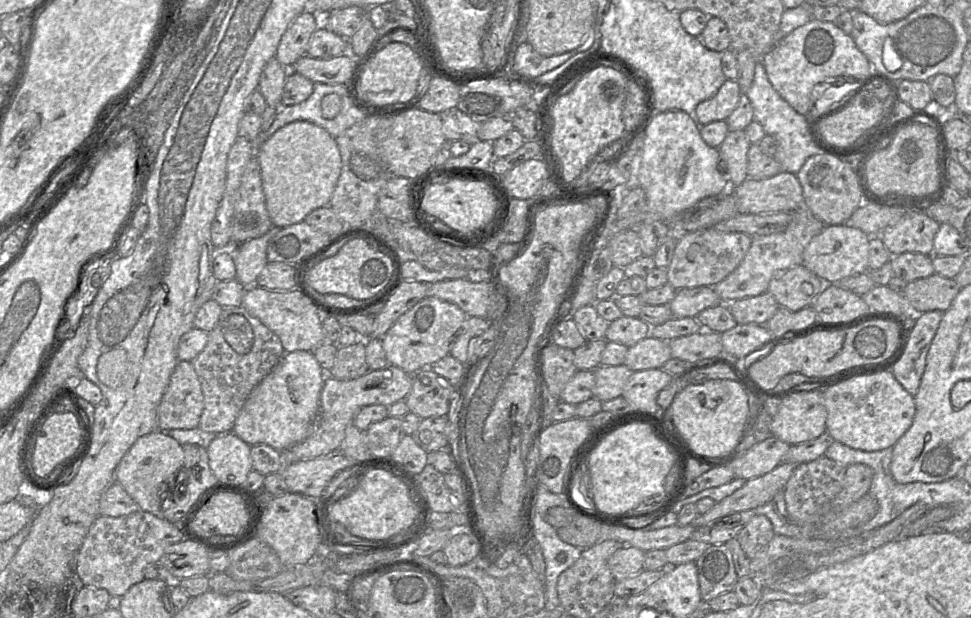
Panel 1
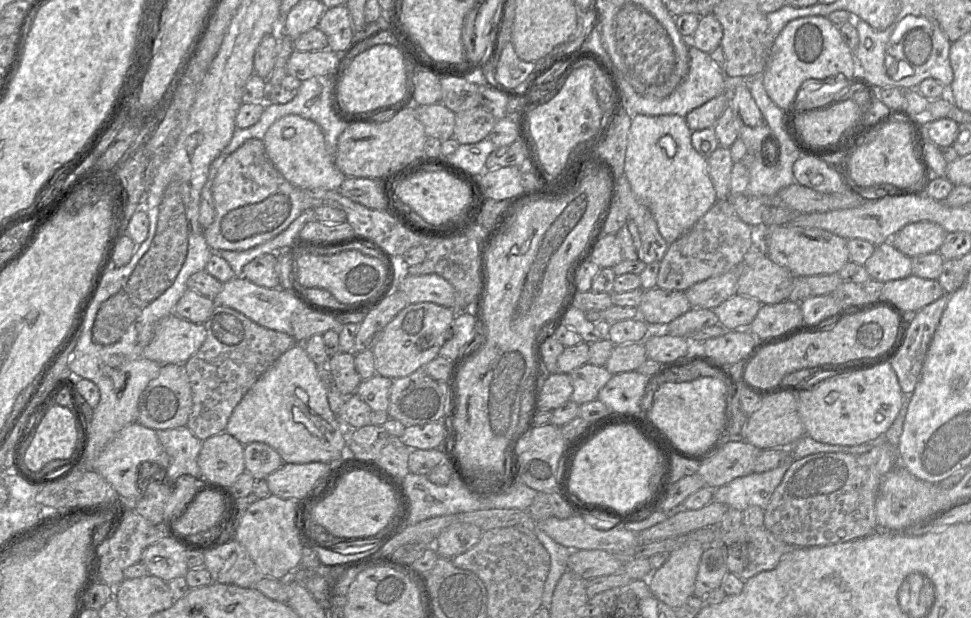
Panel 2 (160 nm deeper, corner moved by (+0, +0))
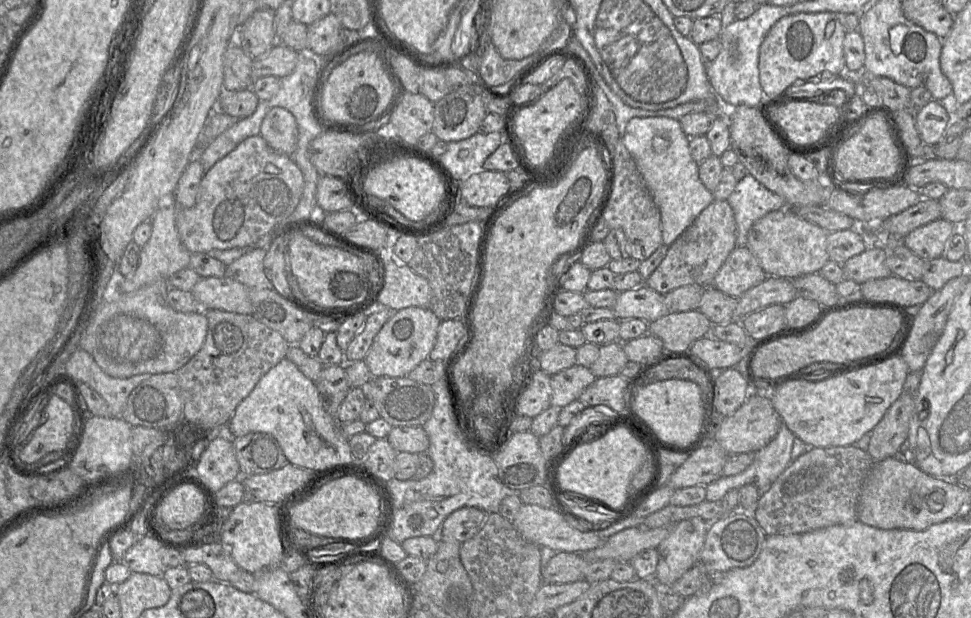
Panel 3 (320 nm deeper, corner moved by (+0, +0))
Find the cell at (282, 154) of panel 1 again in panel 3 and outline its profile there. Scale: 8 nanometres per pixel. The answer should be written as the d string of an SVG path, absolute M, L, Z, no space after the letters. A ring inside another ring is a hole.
M274 107L265 115L260 135L268 146L288 156L296 150L298 127L295 117L283 107Z

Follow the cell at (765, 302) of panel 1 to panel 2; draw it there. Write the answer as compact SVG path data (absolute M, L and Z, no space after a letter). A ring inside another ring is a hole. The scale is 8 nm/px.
M736 294L713 310L725 330L738 330L749 328L761 306L756 299Z

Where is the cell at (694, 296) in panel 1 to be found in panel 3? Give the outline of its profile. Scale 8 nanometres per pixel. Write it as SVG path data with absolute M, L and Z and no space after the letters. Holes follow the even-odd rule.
M645 284L619 292L613 310L617 320L642 319L647 323L669 312L664 302L664 295Z

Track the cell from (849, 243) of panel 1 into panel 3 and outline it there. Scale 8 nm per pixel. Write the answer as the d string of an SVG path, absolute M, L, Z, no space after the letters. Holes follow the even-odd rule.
M786 207L757 220L749 230L746 247L768 276L793 279L818 273L830 260L826 248L827 234L818 225L797 216Z

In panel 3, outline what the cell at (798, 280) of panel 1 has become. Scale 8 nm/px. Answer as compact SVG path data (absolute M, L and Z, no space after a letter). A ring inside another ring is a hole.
M746 246L735 247L716 273L712 286L729 296L739 298L767 277L756 257Z

